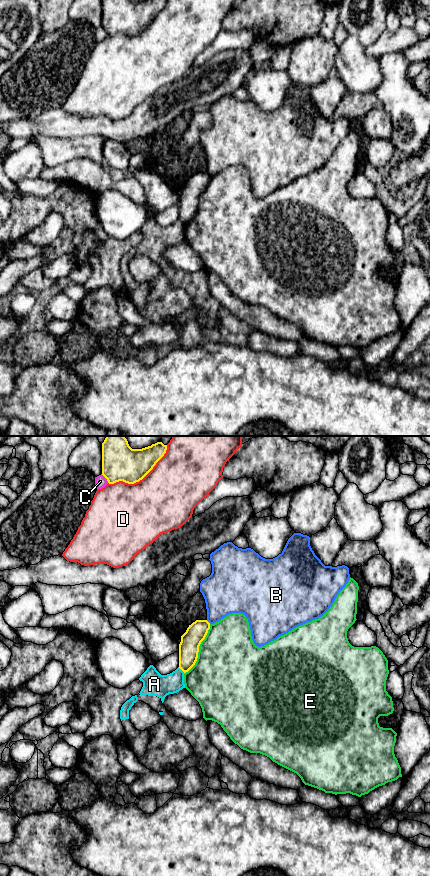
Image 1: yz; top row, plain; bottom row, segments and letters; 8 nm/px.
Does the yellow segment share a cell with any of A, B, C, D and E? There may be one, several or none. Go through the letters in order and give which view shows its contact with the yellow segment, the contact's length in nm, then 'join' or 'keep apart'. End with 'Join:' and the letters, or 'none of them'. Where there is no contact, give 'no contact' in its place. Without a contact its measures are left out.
A: contact in yz; length 80 nm; keep apart
B: contact in yz; length 50 nm; keep apart
C: contact in yz; length 90 nm; keep apart
D: contact in yz; length 550 nm; keep apart
E: contact in yz; length 440 nm; keep apart
Join: none of them

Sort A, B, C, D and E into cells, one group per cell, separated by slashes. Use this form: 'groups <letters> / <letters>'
groups A / B / C / D / E

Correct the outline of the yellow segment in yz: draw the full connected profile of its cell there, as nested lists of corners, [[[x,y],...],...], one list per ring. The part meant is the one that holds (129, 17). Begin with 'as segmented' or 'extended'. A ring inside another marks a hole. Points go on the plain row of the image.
as segmented; [[[102,0],[102,27],[109,36],[142,32],[164,8],[167,0]]]

